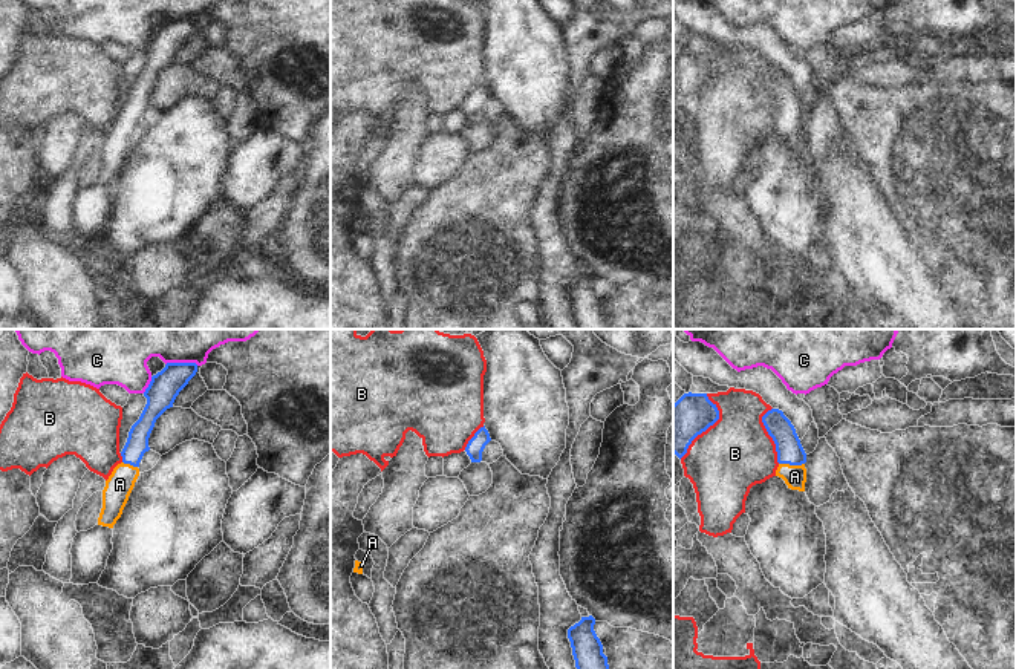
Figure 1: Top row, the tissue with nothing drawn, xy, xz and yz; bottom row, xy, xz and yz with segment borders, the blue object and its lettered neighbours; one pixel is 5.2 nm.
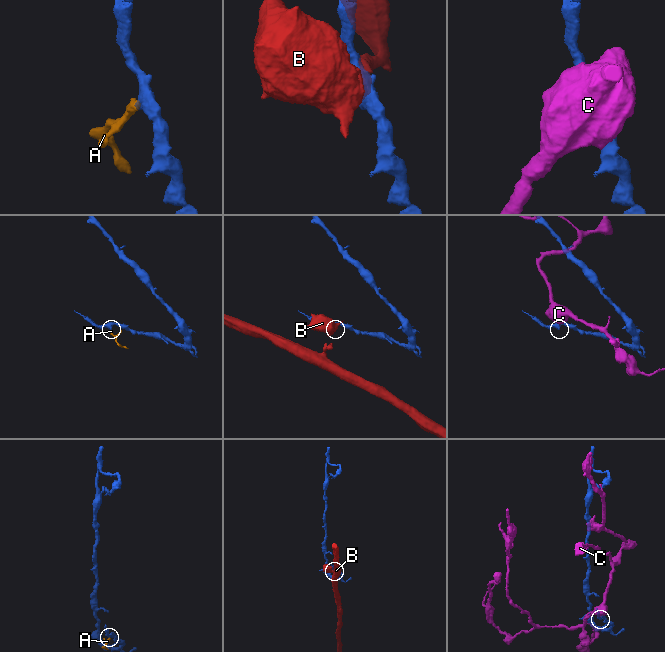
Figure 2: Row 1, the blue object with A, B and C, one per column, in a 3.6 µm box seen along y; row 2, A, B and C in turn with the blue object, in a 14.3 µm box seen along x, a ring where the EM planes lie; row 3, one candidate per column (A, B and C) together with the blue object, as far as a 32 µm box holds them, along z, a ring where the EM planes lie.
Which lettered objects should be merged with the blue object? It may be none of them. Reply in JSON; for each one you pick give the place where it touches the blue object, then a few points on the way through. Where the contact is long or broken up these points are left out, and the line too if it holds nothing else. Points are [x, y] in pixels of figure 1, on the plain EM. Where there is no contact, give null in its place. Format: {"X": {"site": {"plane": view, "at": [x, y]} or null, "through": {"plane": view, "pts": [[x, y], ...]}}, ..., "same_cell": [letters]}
{"A": {"site": {"plane": "yz", "at": [791, 121]}, "through": {"plane": "yz", "pts": [[788, 104], [791, 121], [794, 133]]}}, "same_cell": ["A"]}

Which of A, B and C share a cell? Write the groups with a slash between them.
A / B / C

